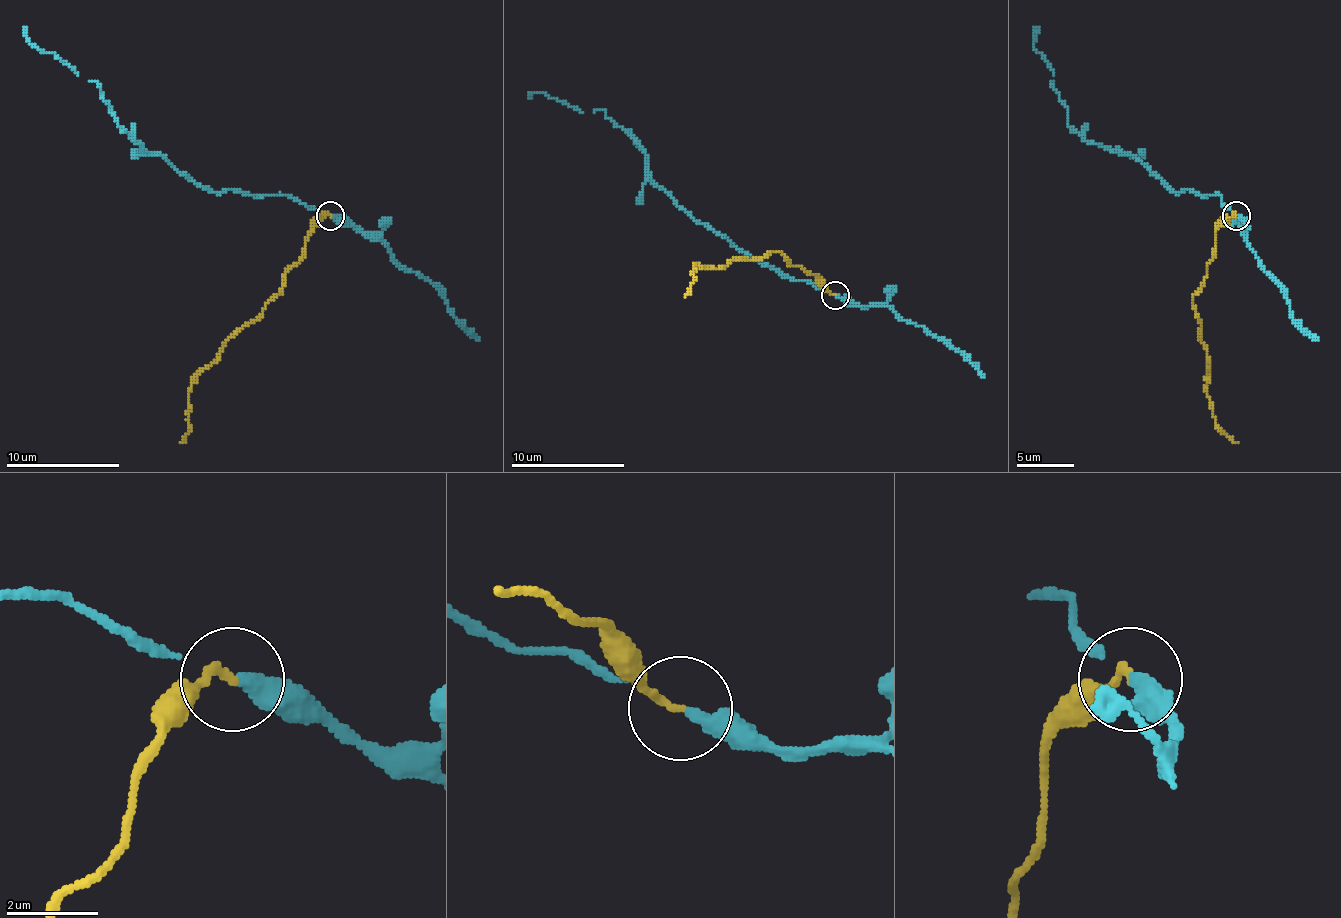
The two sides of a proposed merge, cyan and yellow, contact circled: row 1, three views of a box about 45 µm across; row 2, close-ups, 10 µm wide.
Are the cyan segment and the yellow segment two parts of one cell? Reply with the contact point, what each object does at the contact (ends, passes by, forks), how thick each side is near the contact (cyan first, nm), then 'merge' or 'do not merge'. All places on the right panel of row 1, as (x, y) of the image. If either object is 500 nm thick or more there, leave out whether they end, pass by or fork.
at (1236, 215); cyan passes by; yellow ends there; 260 nm thick on the cyan side, 170 nm on the other; do not merge

